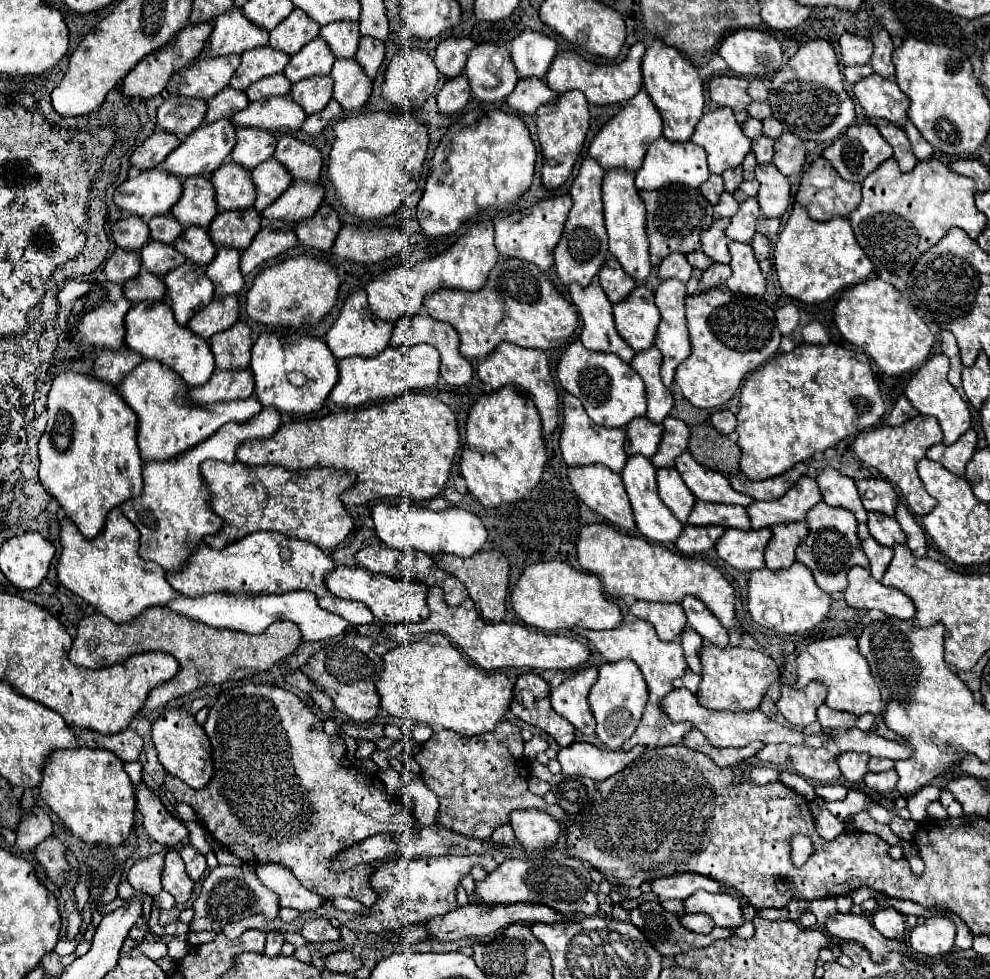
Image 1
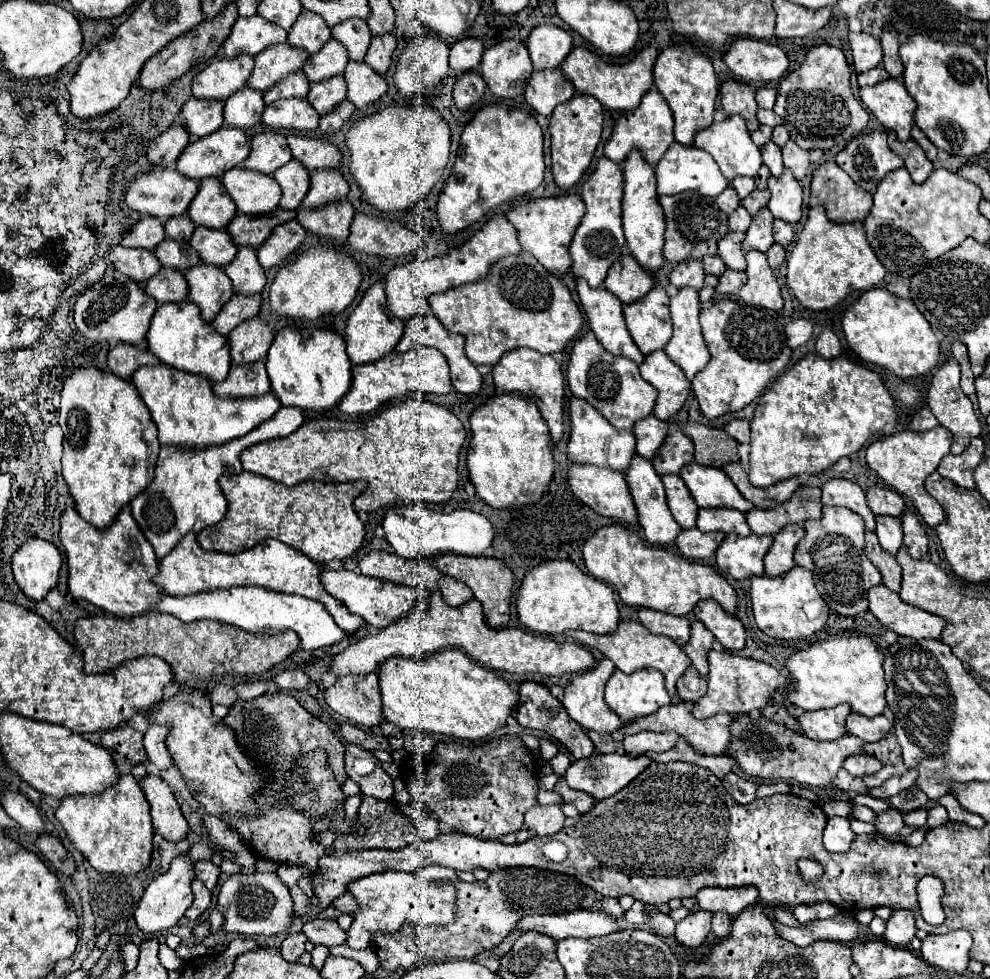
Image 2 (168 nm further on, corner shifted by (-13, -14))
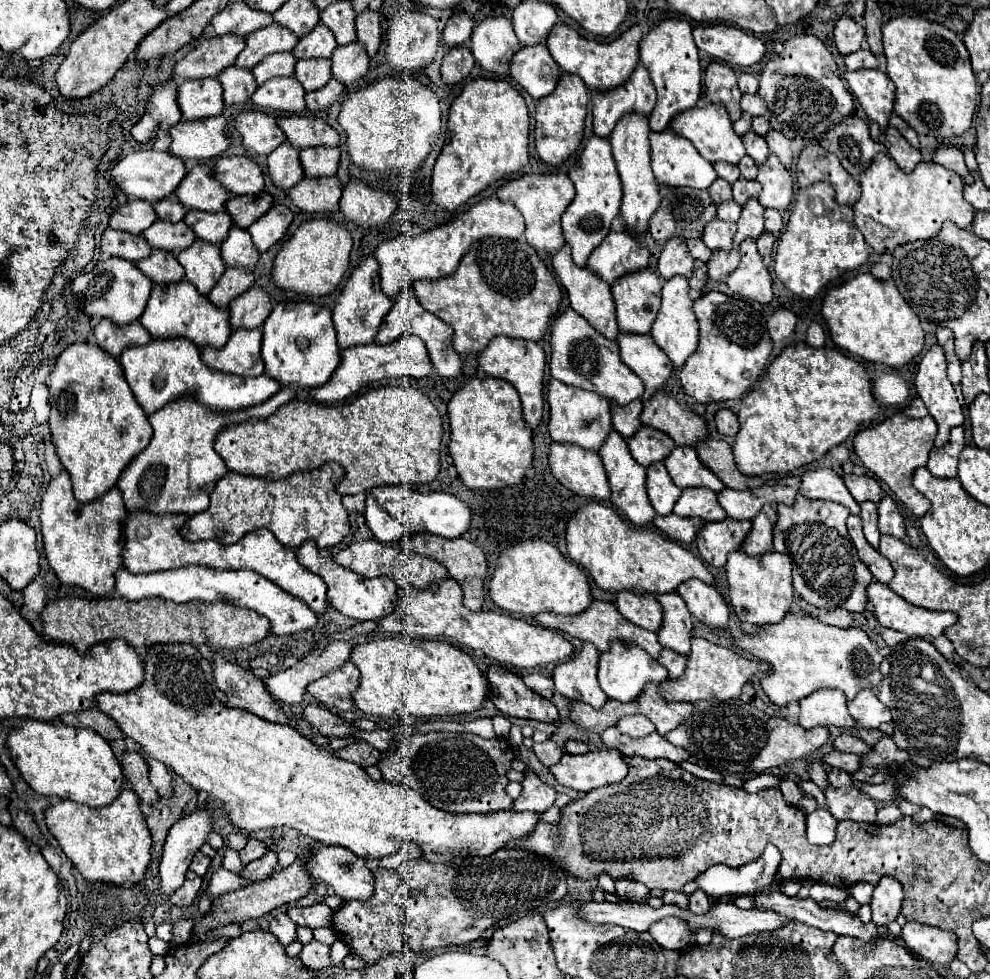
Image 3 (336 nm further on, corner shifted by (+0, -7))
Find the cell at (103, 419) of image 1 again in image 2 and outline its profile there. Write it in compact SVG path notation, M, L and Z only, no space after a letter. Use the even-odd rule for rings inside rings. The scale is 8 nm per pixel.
M95 366L77 368L63 384L59 424L63 428L63 478L77 512L95 528L107 528L119 510L153 480L159 440L151 414L143 408L135 386Z

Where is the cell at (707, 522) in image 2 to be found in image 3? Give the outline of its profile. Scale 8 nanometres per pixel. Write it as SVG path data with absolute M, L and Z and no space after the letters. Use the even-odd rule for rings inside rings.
M684 489L674 513L680 517L700 517L702 521L722 521L726 511L718 503L718 495L710 489Z

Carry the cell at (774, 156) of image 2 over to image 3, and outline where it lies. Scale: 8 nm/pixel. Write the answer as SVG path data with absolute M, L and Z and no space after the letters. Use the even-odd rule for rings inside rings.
M750 131L750 133L746 133L742 137L742 141L744 141L744 147L746 147L746 153L756 161L756 165L762 165L768 159L770 151L768 151L766 141L760 135L756 135L754 131Z

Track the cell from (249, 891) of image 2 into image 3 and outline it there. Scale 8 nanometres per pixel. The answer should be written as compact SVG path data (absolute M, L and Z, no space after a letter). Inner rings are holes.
M268 851L262 859L256 859L256 861L248 863L238 875L240 875L240 877L246 877L248 883L258 883L258 881L268 879L268 877L274 873L276 863L278 863L276 853L274 853L274 851Z

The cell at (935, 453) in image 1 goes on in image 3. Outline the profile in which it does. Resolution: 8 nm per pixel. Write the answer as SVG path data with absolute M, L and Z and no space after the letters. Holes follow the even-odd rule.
M954 427L950 433L950 441L944 447L934 447L930 451L930 459L926 463L926 469L934 477L956 477L956 467L958 467L958 455L964 449L964 429Z

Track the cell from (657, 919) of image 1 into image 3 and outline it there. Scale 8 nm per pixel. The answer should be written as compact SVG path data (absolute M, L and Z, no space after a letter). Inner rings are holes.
M616 881L616 893L626 903L646 903L650 897L650 891L644 885L638 885L636 881Z

